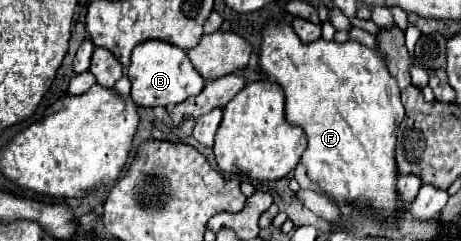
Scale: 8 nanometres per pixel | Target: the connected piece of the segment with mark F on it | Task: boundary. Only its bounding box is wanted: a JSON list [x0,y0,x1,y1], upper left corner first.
[258,19,412,225]

